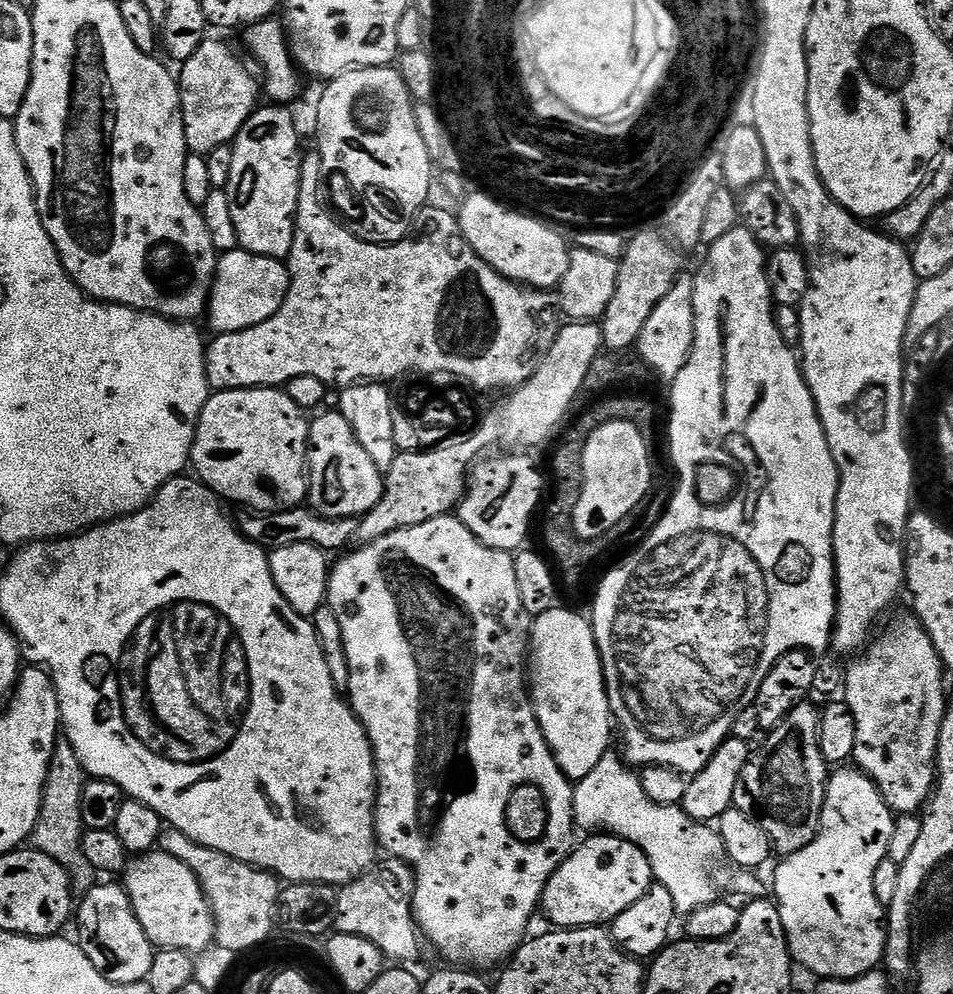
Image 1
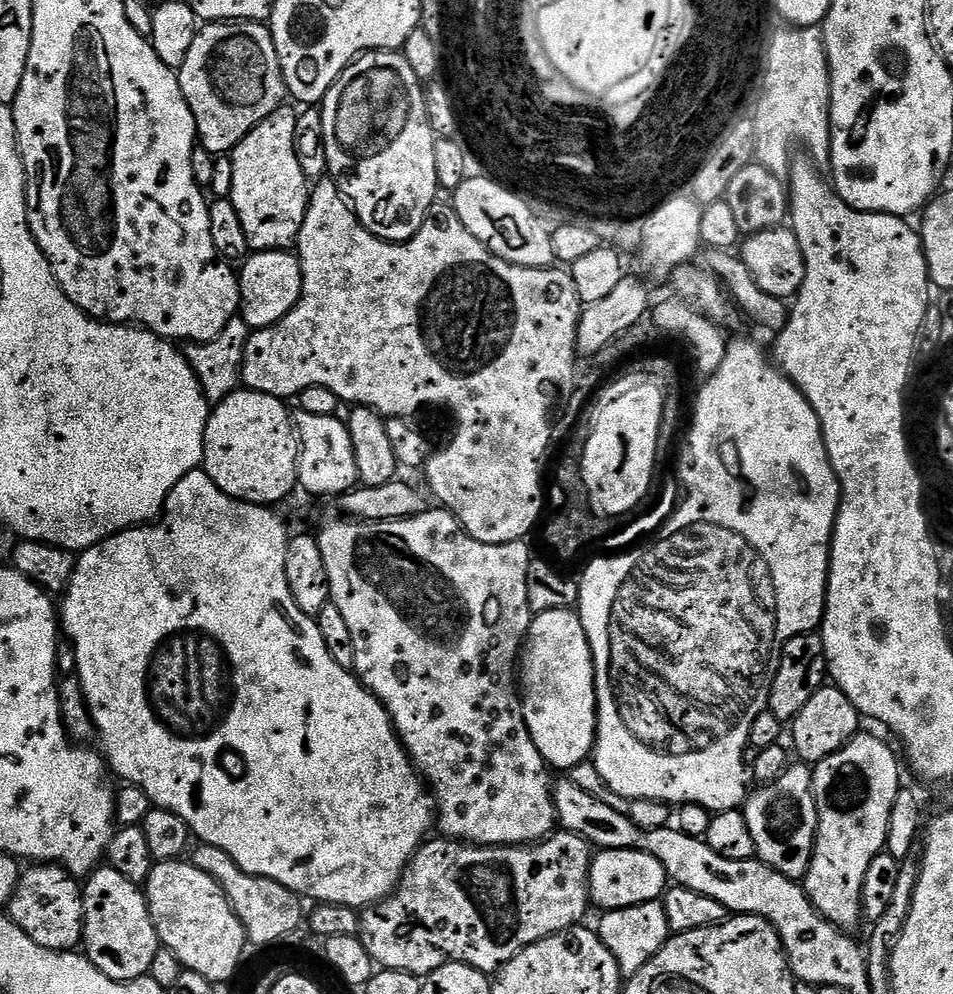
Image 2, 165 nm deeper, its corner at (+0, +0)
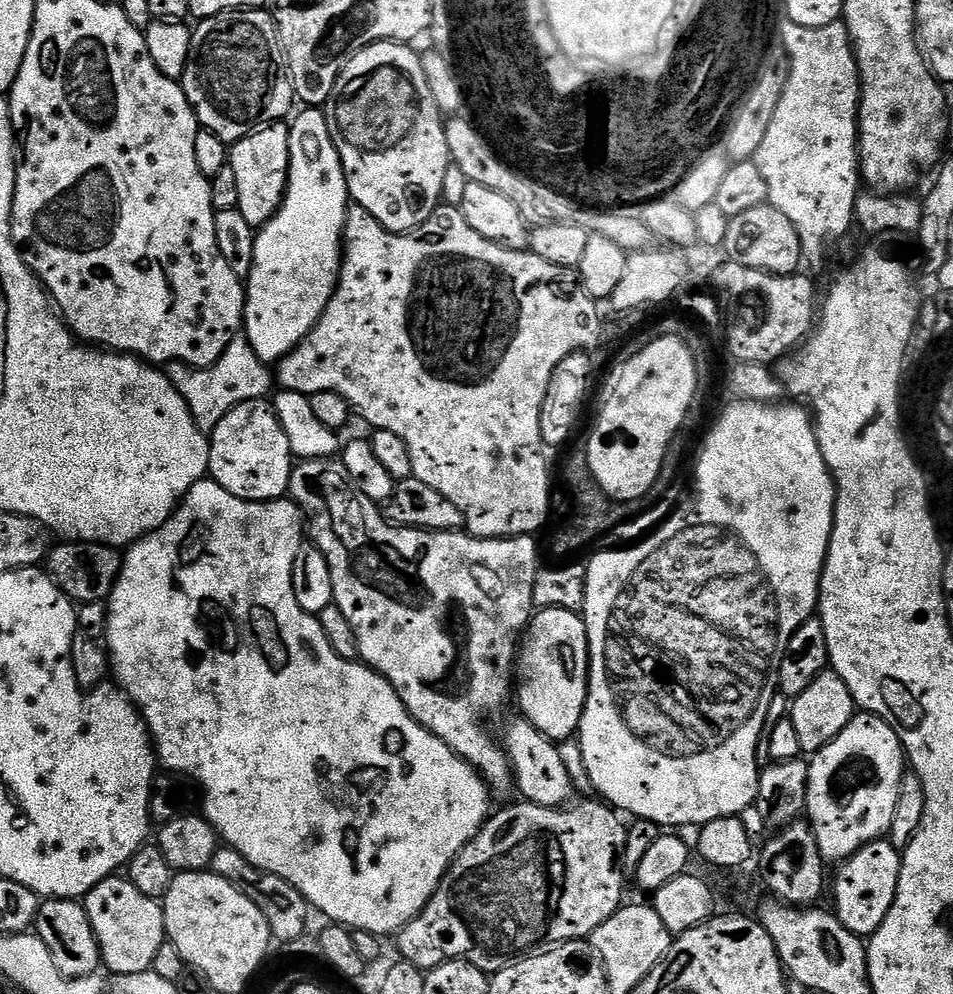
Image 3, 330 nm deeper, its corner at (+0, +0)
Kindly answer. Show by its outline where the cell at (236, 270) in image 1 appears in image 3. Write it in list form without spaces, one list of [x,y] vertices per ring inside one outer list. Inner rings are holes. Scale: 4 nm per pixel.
[[[316,106],[300,111],[304,112],[295,113],[296,121],[291,121],[288,129],[288,188],[274,218],[256,233],[254,266],[246,278],[242,332],[258,358],[268,366],[289,356],[322,318],[340,277],[344,223],[350,207],[346,174],[323,111]]]

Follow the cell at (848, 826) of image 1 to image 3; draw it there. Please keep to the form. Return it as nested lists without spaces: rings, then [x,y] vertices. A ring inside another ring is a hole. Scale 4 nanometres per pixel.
[[[863,710],[857,711],[856,715],[852,717],[851,722],[846,726],[846,730],[842,730],[842,734],[838,734],[838,738],[834,738],[834,742],[830,742],[821,752],[817,752],[811,757],[810,763],[808,764],[806,820],[807,823],[812,825],[812,833],[818,842],[818,850],[822,854],[824,861],[832,866],[839,865],[841,862],[850,859],[858,850],[865,848],[866,845],[873,844],[874,841],[887,837],[890,826],[894,822],[894,806],[898,806],[898,790],[900,789],[900,783],[902,782],[905,771],[906,757],[898,734],[894,734],[894,730],[885,720]]]

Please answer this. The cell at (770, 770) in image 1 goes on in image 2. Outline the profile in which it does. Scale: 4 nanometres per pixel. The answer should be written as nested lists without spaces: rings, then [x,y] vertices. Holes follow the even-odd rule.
[[[803,762],[789,763],[776,780],[757,787],[757,792],[753,796],[751,793],[742,805],[758,859],[778,870],[778,874],[797,882],[803,881],[810,870],[812,852],[816,849],[818,810],[812,792],[812,773],[813,769]]]

